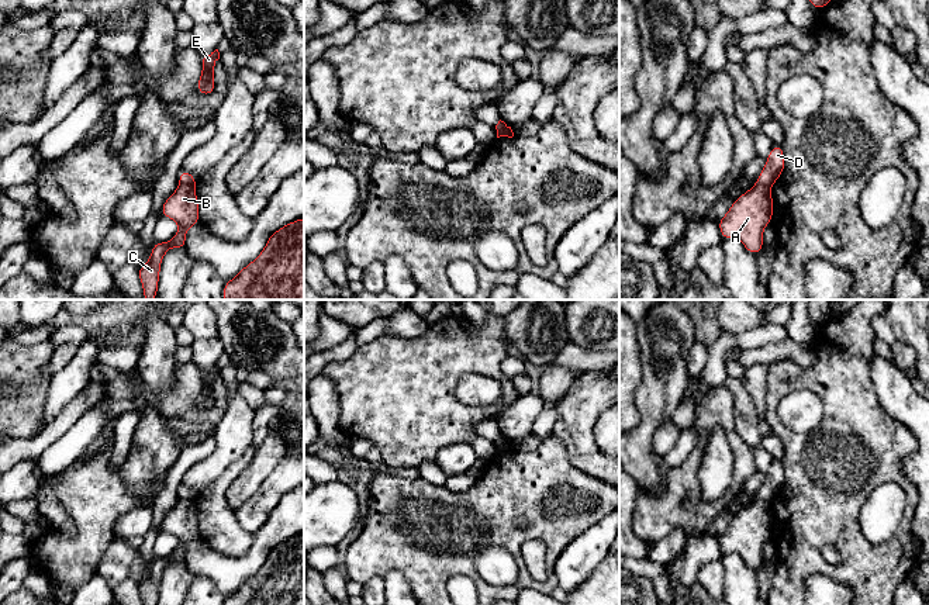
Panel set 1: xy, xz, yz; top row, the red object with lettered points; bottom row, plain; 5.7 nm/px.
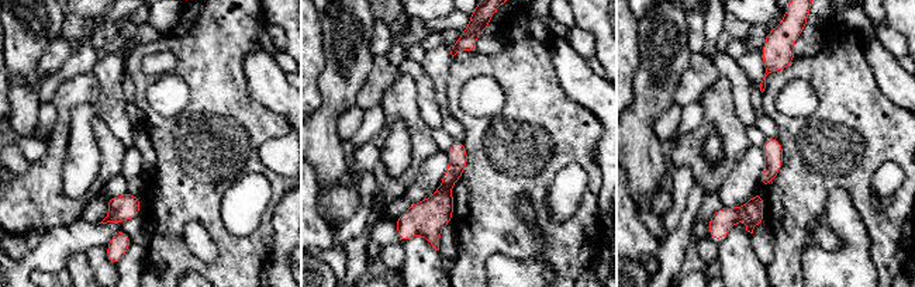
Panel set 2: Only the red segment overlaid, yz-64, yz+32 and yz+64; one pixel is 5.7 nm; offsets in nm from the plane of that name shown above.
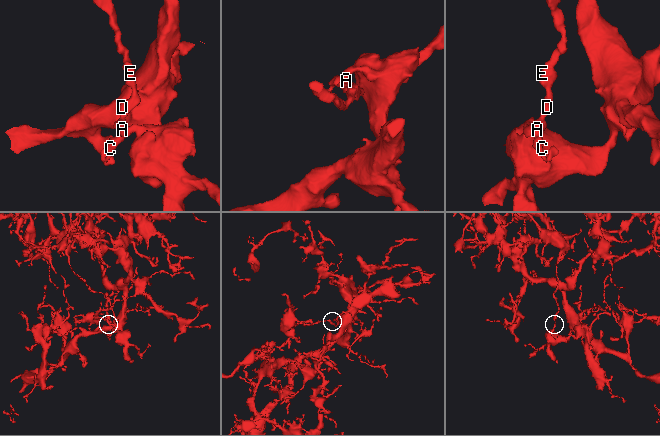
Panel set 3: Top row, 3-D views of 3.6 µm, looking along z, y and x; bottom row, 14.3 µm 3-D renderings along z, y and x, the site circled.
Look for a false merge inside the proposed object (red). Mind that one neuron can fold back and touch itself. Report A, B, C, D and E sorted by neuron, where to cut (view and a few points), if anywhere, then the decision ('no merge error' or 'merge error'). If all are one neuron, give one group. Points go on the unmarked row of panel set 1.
A B C / D E; cut in xy along (180, 498), (193, 501); merge error

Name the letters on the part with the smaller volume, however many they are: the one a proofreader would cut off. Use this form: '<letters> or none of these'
D, E

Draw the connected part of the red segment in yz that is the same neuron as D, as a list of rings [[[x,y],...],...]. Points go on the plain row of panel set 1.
[[[773,459],[766,481],[763,483],[763,485],[757,492],[757,498],[770,504],[771,499],[778,495],[784,484],[785,484],[785,473],[783,461]]]

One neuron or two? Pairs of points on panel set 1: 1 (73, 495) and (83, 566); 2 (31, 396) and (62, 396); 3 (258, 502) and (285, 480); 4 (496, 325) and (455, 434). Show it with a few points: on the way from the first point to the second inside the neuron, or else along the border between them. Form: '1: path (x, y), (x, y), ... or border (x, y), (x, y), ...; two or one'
1: path (83, 512), (83, 549); one
2: border (51, 377), (42, 427); two
3: path (265, 498), (277, 486); one
4: path (469, 352), (445, 376), (445, 407); one

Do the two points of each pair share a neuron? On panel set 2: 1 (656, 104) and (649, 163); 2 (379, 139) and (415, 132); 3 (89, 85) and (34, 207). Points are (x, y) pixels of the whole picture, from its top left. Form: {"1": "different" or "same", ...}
{"1": "same", "2": "same", "3": "same"}

